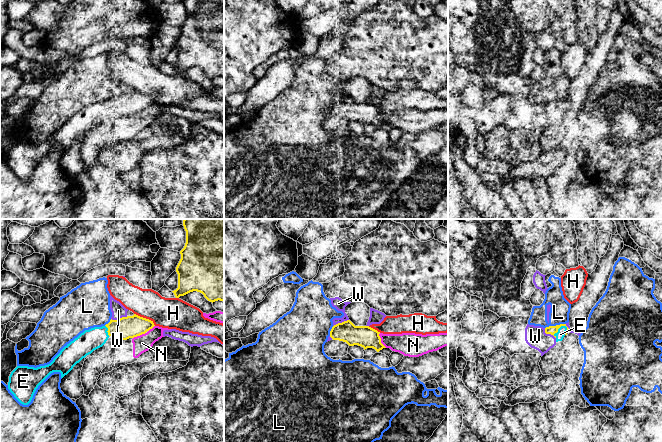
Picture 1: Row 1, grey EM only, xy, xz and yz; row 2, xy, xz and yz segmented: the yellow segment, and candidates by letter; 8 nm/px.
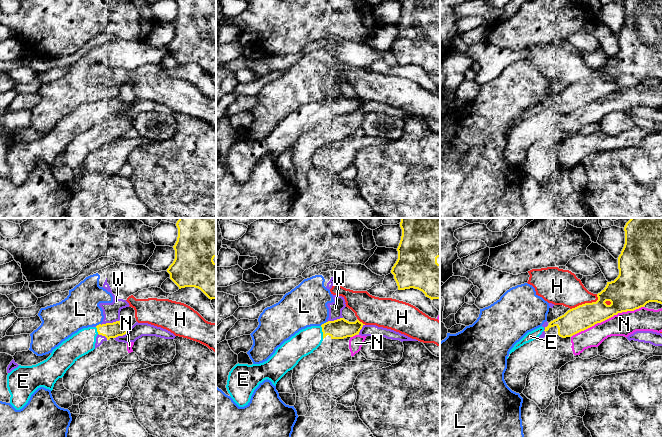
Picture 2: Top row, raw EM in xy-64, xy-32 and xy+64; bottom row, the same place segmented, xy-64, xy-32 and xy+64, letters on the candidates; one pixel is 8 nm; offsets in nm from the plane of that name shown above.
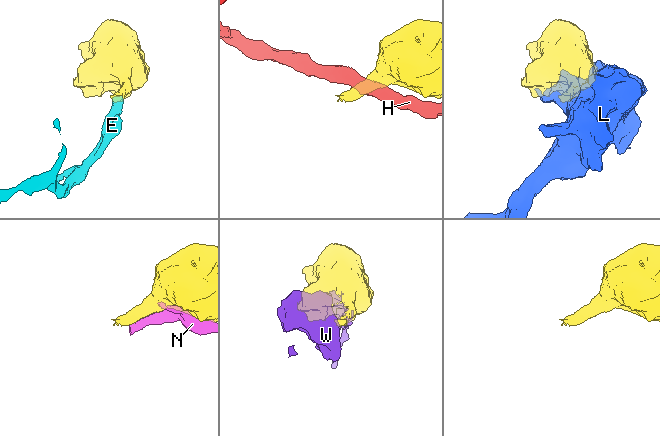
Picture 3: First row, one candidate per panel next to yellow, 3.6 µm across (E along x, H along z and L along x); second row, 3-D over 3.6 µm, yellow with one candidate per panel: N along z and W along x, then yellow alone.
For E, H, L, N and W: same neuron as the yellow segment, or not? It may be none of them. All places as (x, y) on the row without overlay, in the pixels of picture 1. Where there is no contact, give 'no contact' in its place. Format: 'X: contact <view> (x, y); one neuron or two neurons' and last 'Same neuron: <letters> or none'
E: contact yz (559, 103); one neuron
H: contact xy (145, 94); two neurons
L: contact yz (556, 101); two neurons
N: contact xz (380, 116); two neurons
W: contact xy (120, 94); two neurons
Same neuron: E

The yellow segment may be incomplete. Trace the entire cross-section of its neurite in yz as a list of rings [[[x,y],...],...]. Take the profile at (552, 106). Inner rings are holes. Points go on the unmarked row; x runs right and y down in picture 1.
[[[560,100],[556,102],[549,102],[545,104],[546,110],[551,110],[556,114],[556,118],[562,117],[564,112],[569,108],[569,104],[566,100]]]

